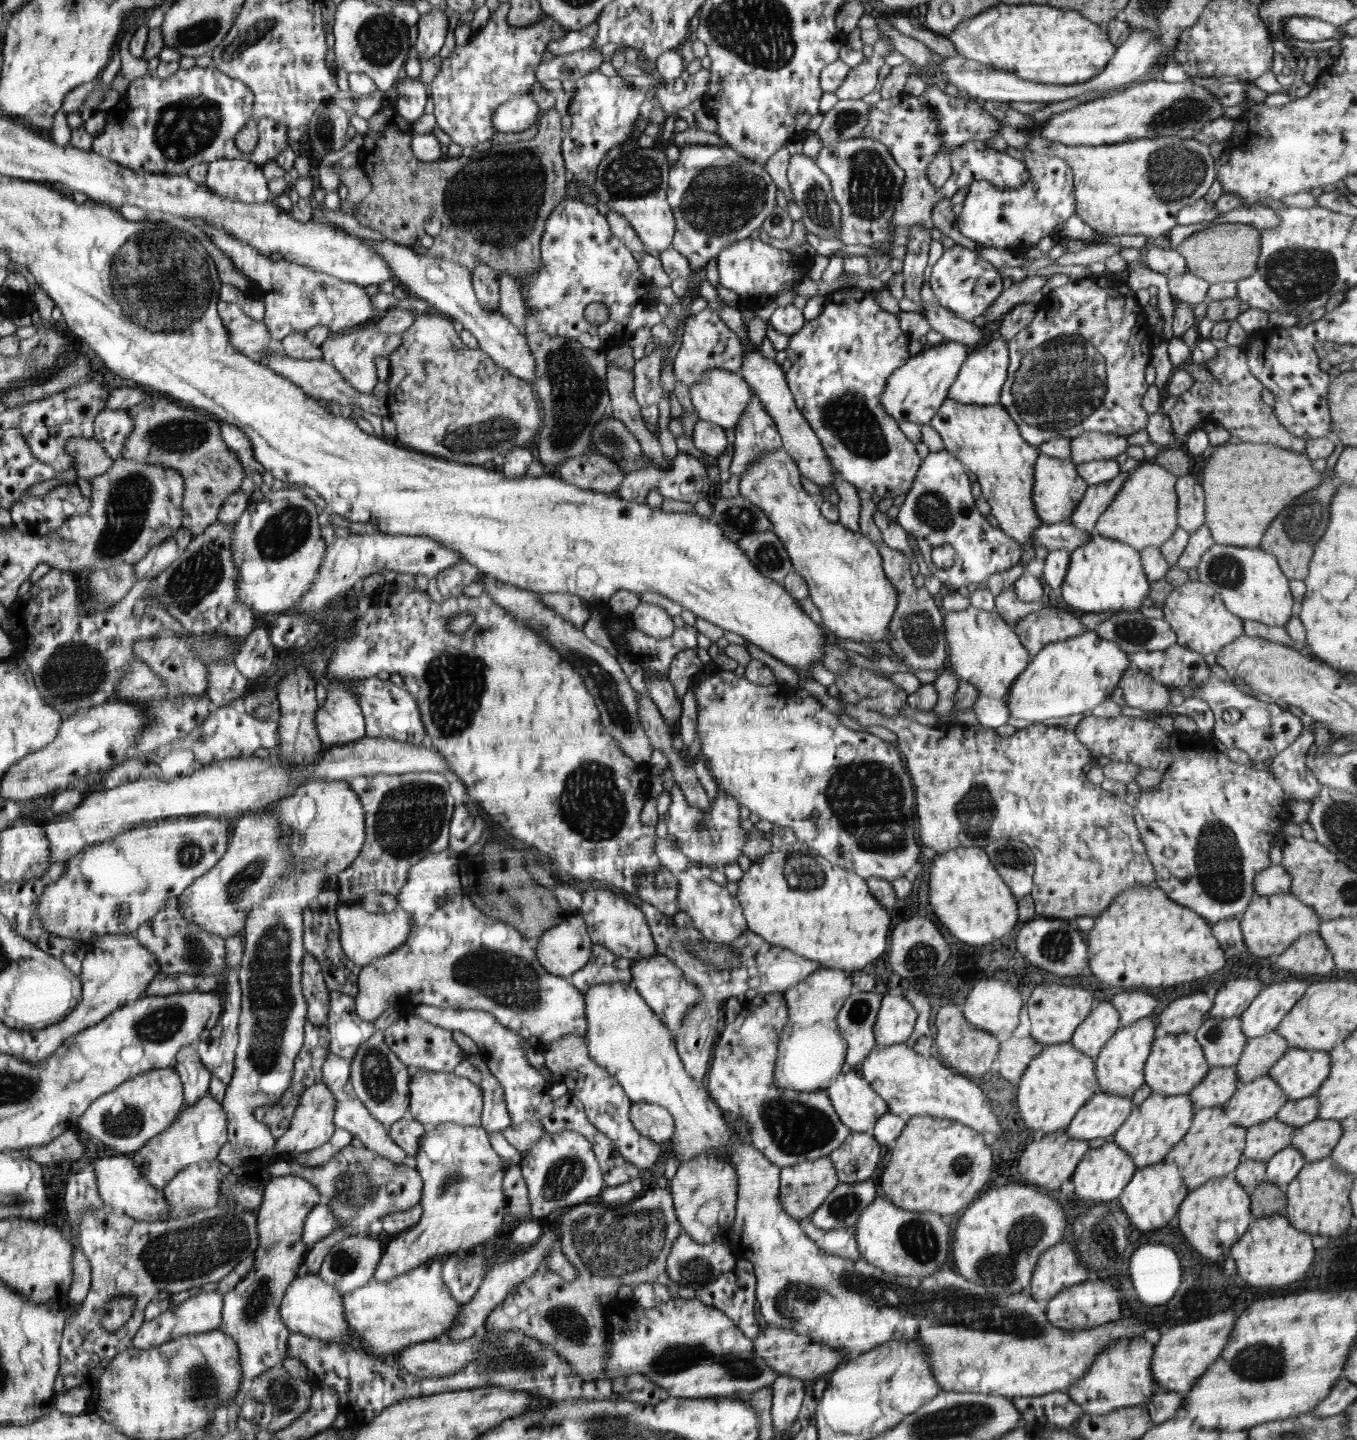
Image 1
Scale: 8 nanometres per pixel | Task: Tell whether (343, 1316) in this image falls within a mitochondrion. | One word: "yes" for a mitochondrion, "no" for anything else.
no

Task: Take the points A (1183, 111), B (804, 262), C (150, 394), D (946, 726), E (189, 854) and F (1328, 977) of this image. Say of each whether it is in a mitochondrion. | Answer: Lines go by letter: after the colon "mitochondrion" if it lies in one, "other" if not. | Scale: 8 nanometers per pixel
A: mitochondrion
B: other
C: other
D: other
E: mitochondrion
F: other

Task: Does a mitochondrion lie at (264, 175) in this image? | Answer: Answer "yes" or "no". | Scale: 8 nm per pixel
no

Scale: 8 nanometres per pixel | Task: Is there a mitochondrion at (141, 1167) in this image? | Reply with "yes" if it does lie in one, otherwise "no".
no

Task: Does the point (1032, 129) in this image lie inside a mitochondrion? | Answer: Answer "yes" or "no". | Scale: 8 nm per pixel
no

